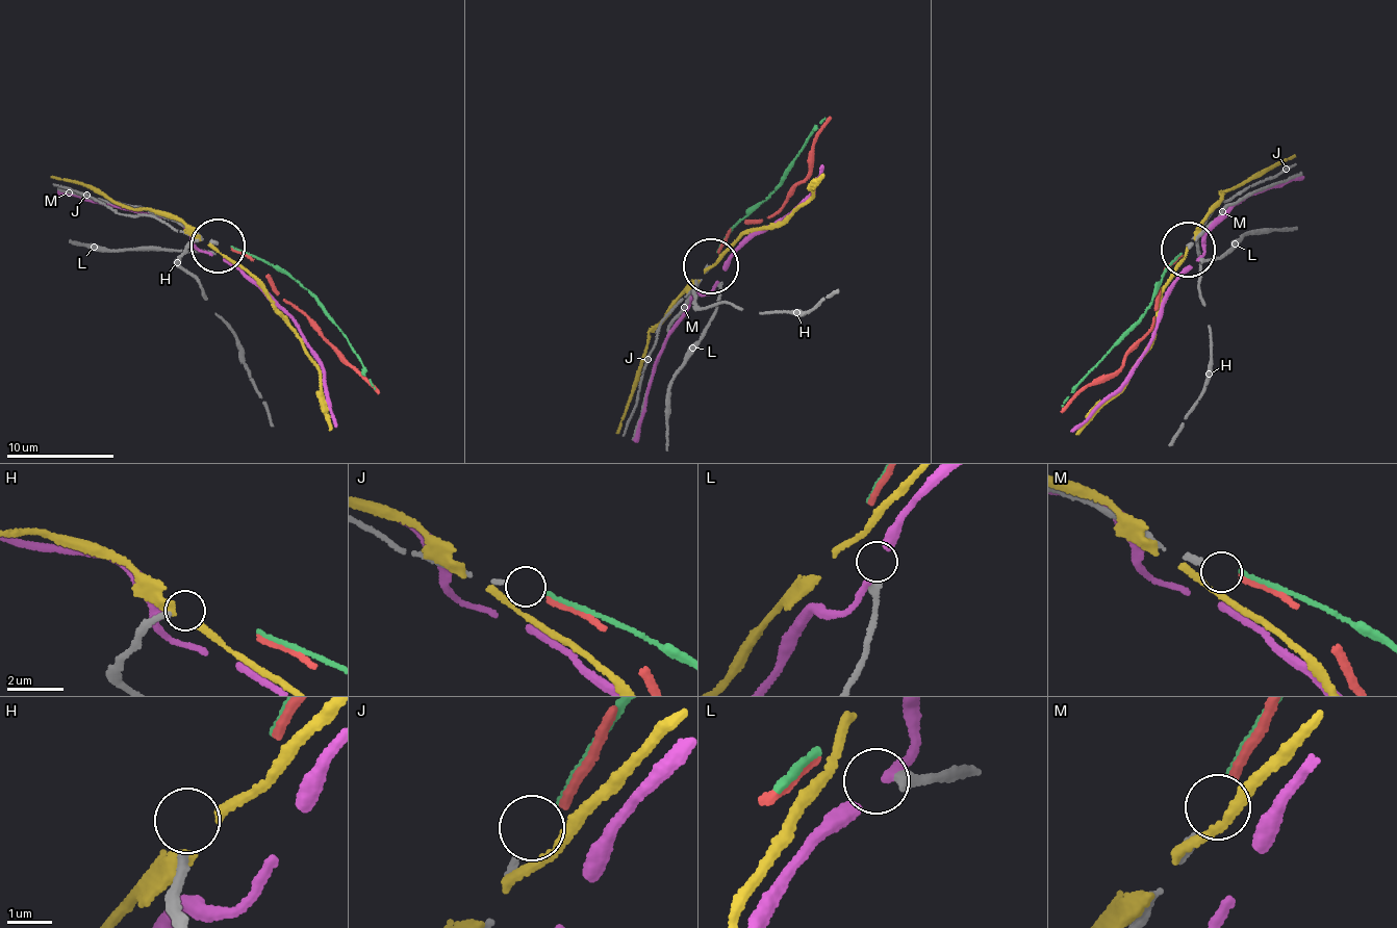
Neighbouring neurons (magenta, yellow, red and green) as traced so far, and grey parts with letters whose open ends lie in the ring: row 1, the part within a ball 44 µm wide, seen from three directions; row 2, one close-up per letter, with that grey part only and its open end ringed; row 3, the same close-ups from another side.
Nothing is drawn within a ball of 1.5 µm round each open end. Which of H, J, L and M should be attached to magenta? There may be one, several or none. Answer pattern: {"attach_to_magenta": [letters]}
{"attach_to_magenta": []}

